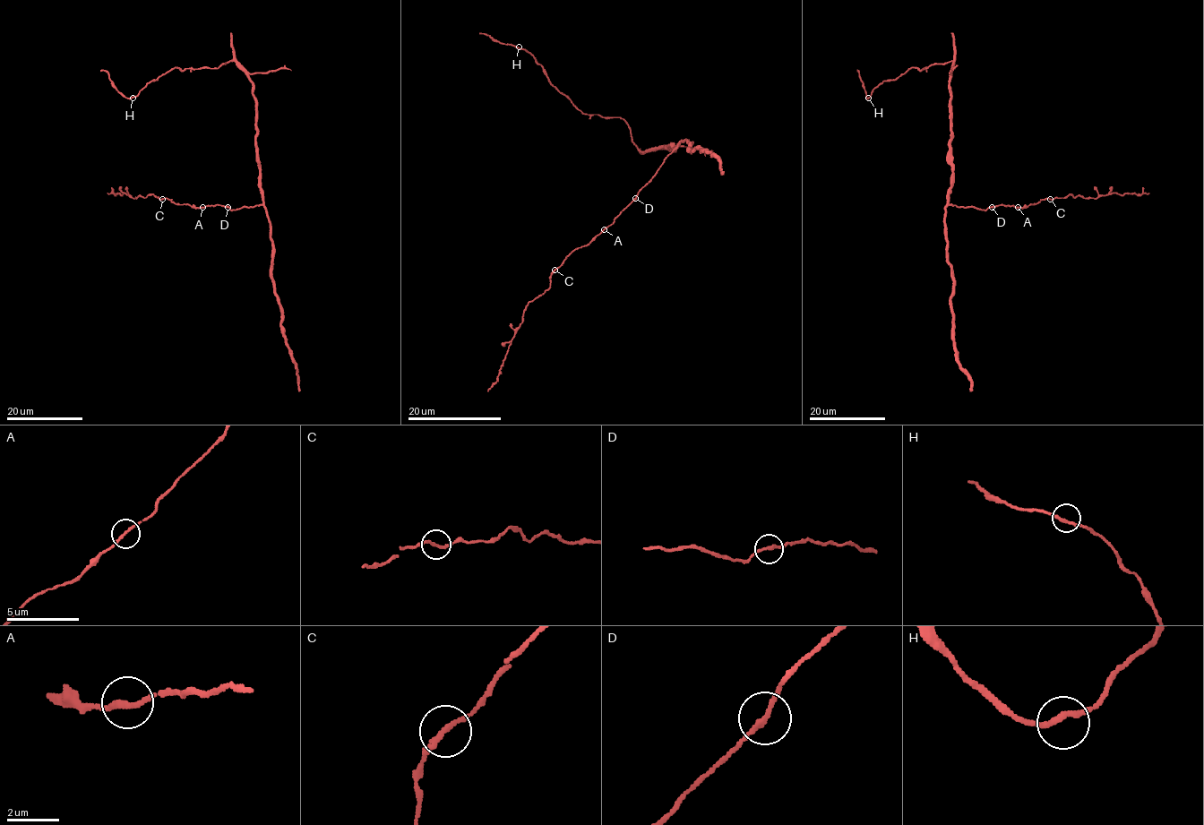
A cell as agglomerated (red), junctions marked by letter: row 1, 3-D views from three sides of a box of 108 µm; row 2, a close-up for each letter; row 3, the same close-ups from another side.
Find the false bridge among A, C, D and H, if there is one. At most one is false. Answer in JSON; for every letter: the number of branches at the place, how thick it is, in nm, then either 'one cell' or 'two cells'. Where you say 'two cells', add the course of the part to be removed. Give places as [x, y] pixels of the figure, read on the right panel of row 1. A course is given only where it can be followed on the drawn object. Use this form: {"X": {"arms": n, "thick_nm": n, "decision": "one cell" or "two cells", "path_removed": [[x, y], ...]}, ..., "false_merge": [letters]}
{"A": {"arms": 2, "thick_nm": 200, "decision": "one cell"}, "C": {"arms": 2, "thick_nm": 200, "decision": "one cell"}, "D": {"arms": 2, "thick_nm": 200, "decision": "one cell"}, "H": {"arms": 2, "thick_nm": 200, "decision": "one cell"}, "false_merge": []}

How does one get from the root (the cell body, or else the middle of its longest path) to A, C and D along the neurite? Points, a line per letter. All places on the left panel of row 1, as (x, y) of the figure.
A: (258, 164), (262, 204), (235, 210), (220, 205), (202, 207)
C: (258, 164), (262, 204), (231, 210), (220, 205), (192, 207), (162, 198)
D: (258, 164), (262, 203), (235, 210), (227, 207)

